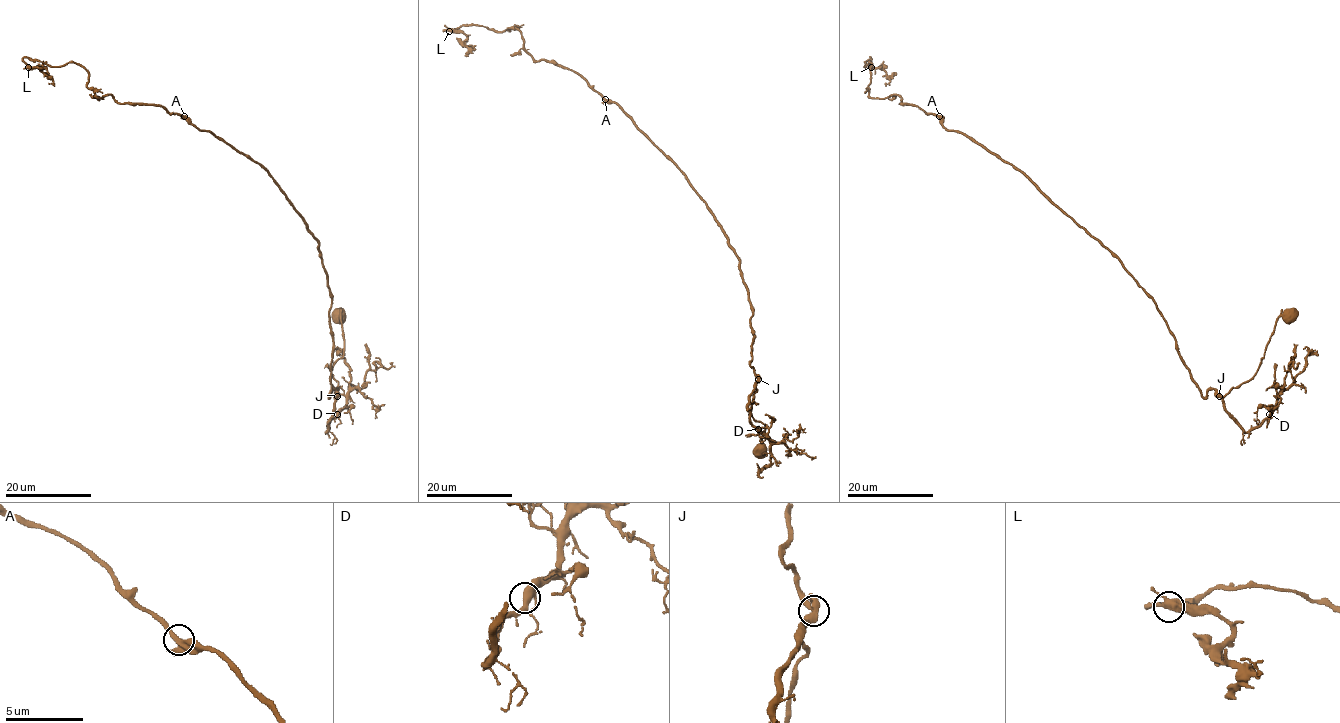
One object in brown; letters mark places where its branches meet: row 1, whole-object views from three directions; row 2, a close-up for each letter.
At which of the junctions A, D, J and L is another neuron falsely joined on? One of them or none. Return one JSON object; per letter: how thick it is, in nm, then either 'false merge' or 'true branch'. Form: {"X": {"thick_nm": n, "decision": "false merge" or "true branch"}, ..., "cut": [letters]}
{"A": {"thick_nm": 360, "decision": "true branch"}, "D": {"thick_nm": 360, "decision": "true branch"}, "J": {"thick_nm": 400, "decision": "true branch"}, "L": {"thick_nm": 400, "decision": "true branch"}, "cut": []}

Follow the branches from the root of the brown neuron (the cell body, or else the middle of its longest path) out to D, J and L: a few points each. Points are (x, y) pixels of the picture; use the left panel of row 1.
D: (337, 315), (344, 354), (331, 369), (334, 412), (327, 432), (337, 414)
J: (337, 315), (342, 327), (344, 354), (332, 366), (330, 382), (336, 389), (333, 395), (338, 395)
L: (337, 315), (329, 396), (327, 273), (271, 176), (162, 106), (98, 98), (79, 64), (28, 67)

